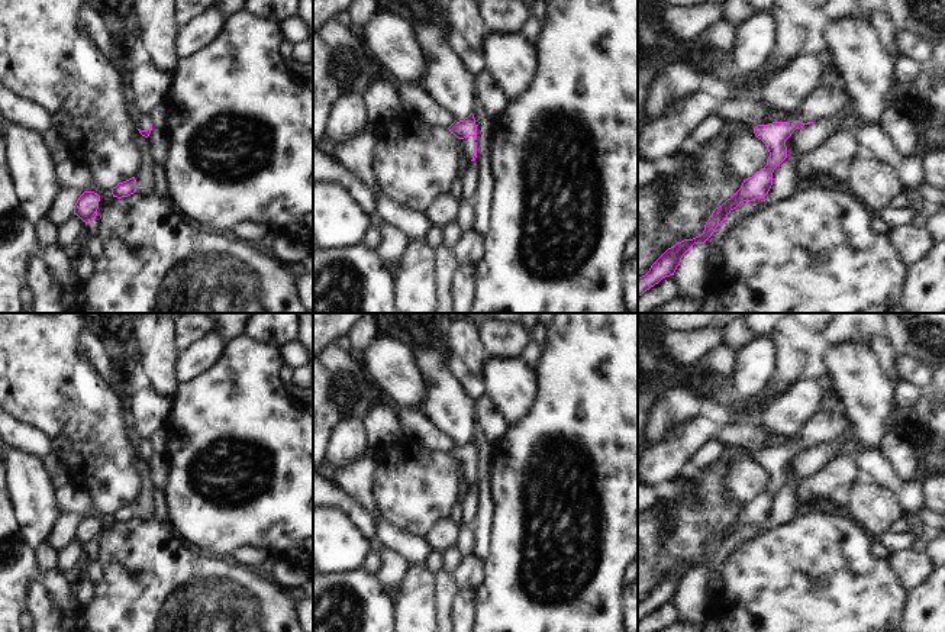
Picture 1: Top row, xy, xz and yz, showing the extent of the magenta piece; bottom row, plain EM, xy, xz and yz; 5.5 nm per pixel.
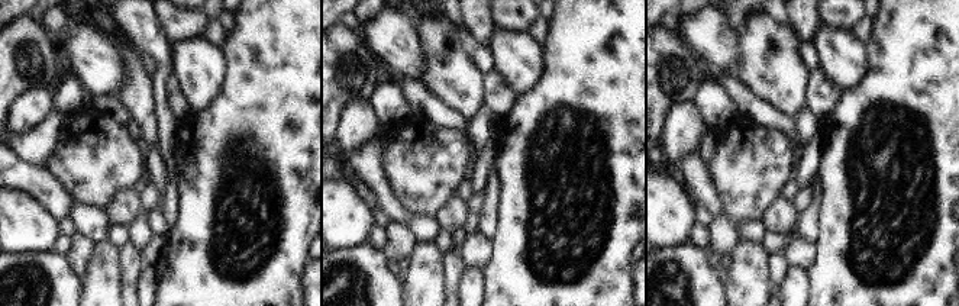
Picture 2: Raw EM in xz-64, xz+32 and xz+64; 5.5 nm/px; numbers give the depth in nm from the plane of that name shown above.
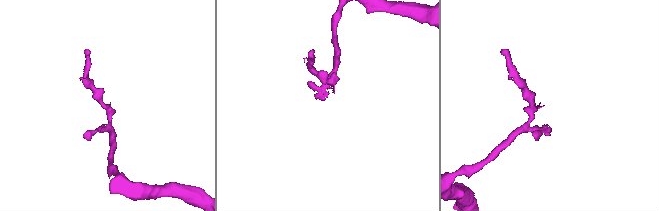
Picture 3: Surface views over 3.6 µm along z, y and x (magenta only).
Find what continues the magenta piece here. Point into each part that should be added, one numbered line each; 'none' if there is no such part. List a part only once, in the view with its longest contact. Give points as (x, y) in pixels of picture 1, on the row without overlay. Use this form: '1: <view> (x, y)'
1: xz (467, 468)

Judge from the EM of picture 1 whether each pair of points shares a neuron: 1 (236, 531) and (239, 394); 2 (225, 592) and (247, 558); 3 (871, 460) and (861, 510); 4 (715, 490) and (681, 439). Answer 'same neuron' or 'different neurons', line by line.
1: same neuron
2: different neurons
3: different neurons
4: different neurons

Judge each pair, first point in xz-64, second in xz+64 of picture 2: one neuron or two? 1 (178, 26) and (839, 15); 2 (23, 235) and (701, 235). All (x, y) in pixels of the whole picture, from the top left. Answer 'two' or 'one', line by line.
1: one
2: two

